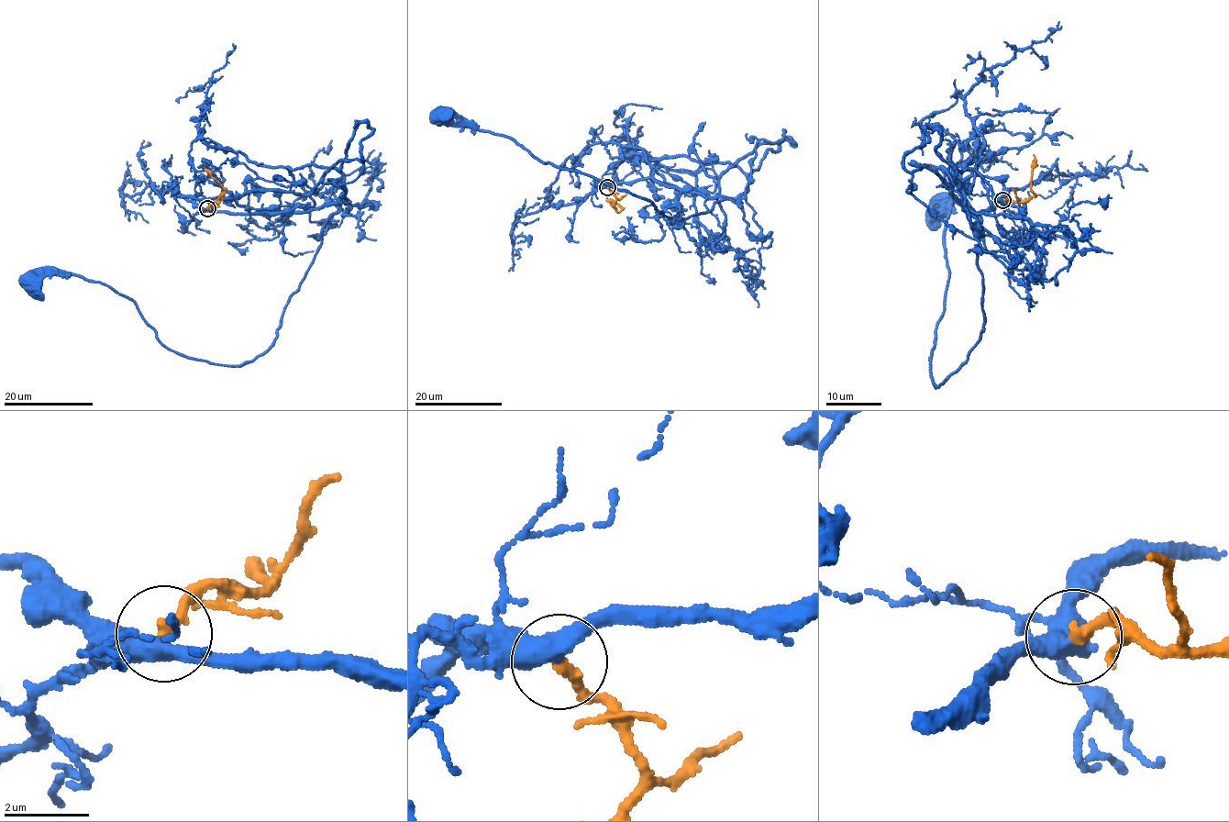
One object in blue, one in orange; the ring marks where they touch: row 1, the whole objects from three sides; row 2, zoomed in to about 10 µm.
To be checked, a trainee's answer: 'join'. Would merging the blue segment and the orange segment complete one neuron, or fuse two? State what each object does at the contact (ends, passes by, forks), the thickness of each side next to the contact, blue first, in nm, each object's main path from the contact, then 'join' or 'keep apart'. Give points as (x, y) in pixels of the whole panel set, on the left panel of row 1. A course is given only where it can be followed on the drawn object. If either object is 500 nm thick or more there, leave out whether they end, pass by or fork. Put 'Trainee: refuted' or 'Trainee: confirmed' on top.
Trainee: confirmed
blue passes by; orange ends there; 420 nm thick on the blue side, 280 nm on the other; blue runs (206, 209), (339, 206), (274, 342), (248, 362), (169, 349), (134, 302), (98, 282), (47, 274), (32, 285); orange runs (206, 209), (218, 204), (223, 187), (203, 166); join

